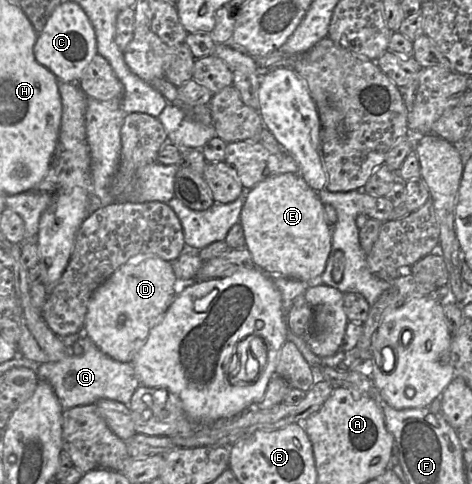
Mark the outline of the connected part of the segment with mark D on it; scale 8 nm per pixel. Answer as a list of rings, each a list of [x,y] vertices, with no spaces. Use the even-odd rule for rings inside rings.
[[[138,255],[120,266],[92,294],[84,321],[84,334],[106,355],[123,363],[131,363],[146,343],[153,326],[160,322],[177,293],[177,278],[171,262],[155,255]]]

